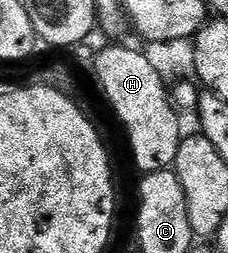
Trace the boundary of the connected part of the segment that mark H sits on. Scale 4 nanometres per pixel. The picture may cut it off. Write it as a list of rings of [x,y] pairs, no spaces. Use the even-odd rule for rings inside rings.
[[[109,43],[94,59],[93,69],[97,72],[97,81],[101,84],[114,115],[121,120],[121,125],[129,136],[129,149],[133,152],[134,163],[141,168],[140,172],[147,174],[168,169],[179,155],[183,130],[167,81],[155,71],[140,48],[128,49],[125,45],[117,44],[121,43]]]

